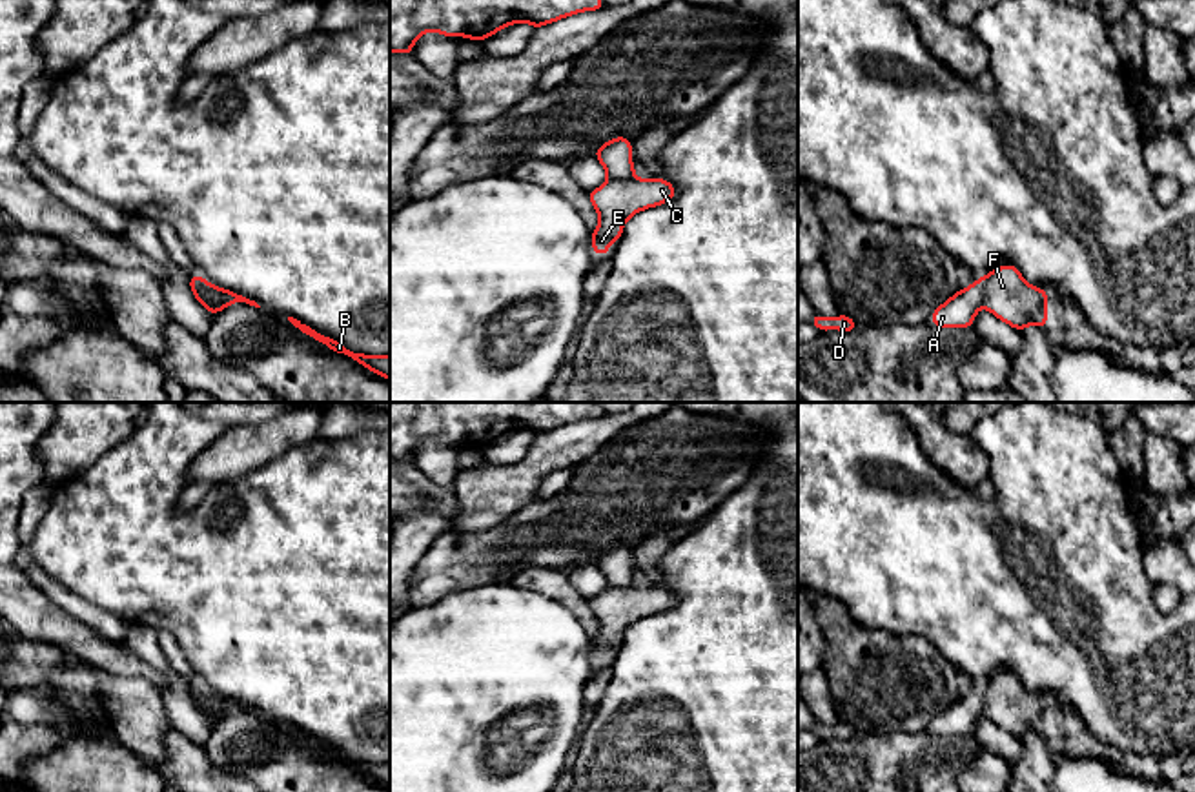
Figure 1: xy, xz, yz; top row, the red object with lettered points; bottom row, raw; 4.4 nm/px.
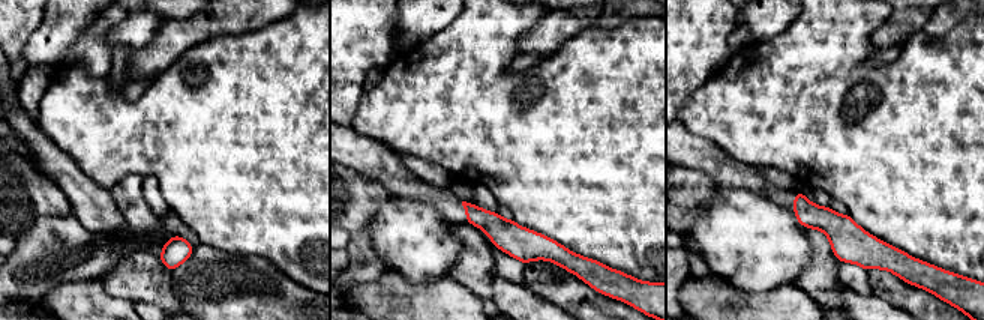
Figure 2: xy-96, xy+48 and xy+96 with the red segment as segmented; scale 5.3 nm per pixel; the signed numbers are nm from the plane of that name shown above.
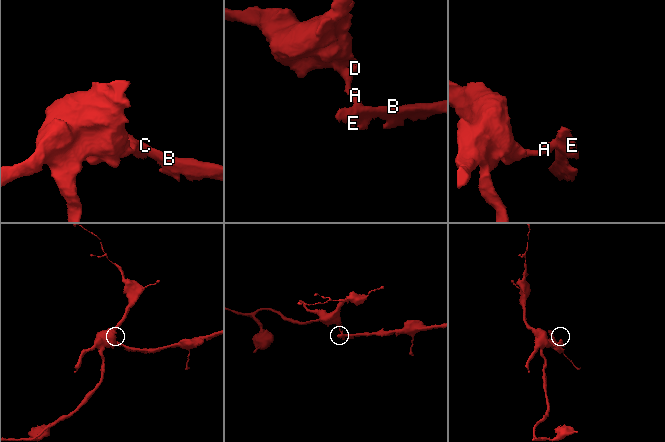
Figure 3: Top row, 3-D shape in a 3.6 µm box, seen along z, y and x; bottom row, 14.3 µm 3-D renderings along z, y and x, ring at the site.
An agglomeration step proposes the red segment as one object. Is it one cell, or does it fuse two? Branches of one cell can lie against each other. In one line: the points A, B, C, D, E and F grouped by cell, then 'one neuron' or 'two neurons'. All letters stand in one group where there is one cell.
groups A D / B C E F; two neurons

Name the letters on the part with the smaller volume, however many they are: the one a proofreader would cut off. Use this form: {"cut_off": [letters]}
{"cut_off": ["B", "C", "E", "F"]}

